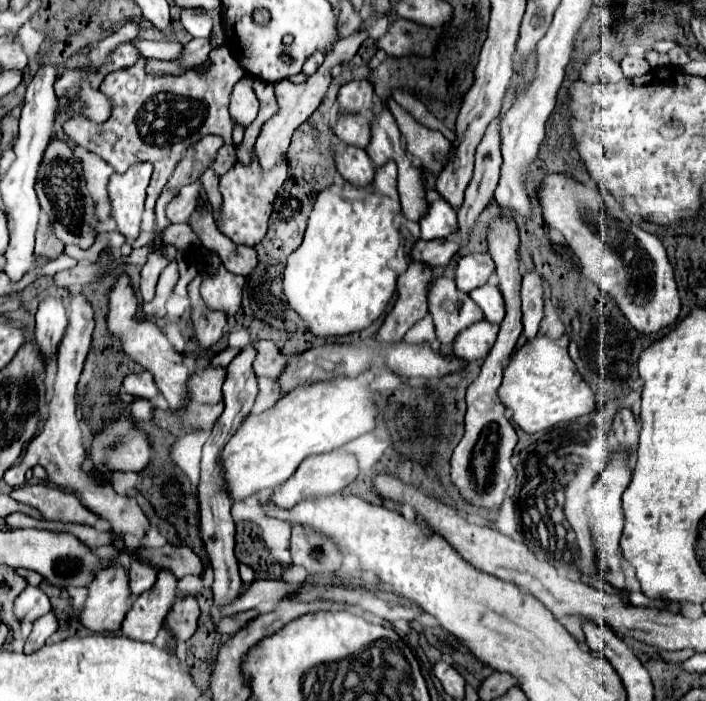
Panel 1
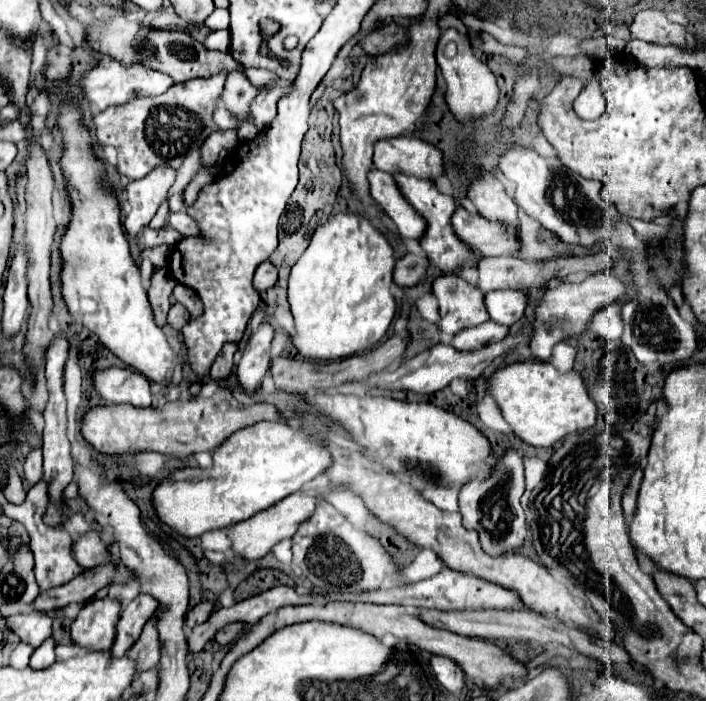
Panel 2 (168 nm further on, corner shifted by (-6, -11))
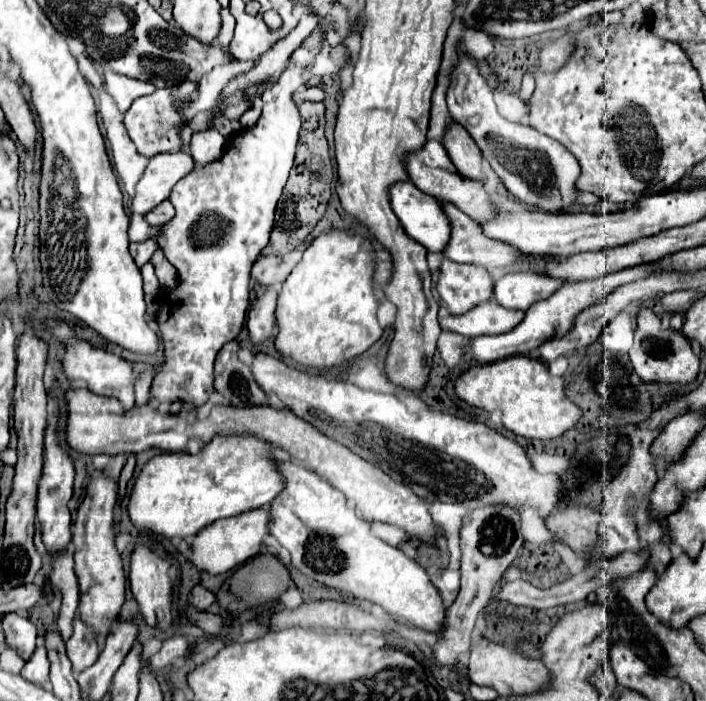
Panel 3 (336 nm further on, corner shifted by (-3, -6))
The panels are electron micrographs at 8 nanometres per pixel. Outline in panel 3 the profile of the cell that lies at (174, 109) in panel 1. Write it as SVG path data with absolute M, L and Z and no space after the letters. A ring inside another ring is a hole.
M157 89L153 95L135 99L125 115L125 127L141 155L157 155L157 153L175 151L179 147L177 131L183 127L183 119L179 117L173 93L169 89Z

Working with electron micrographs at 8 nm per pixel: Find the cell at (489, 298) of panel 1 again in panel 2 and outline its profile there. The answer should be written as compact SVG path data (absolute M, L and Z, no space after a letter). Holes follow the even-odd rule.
M494 290L484 296L486 310L490 314L490 320L512 326L516 320L522 318L526 296L518 290Z

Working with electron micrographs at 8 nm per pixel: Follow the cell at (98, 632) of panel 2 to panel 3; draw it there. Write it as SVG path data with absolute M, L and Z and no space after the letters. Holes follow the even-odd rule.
M75 619L75 631L67 641L67 657L73 663L73 671L81 673L91 667L99 657L99 641L95 631L87 629L81 619Z

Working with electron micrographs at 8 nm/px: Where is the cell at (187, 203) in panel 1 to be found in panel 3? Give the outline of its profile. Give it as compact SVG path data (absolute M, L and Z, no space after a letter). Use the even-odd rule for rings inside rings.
M147 239L147 241L141 241L141 243L131 243L129 245L129 251L131 251L137 267L143 267L149 261L149 257L153 255L155 249L157 249L157 241L153 241L153 239Z

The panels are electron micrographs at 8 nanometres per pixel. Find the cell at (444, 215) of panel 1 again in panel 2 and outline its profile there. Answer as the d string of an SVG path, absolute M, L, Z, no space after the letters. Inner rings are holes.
M462 206L456 208L452 216L454 234L470 246L478 256L516 256L520 252L520 244L514 234L506 232L500 224L486 222L480 214L472 216Z

